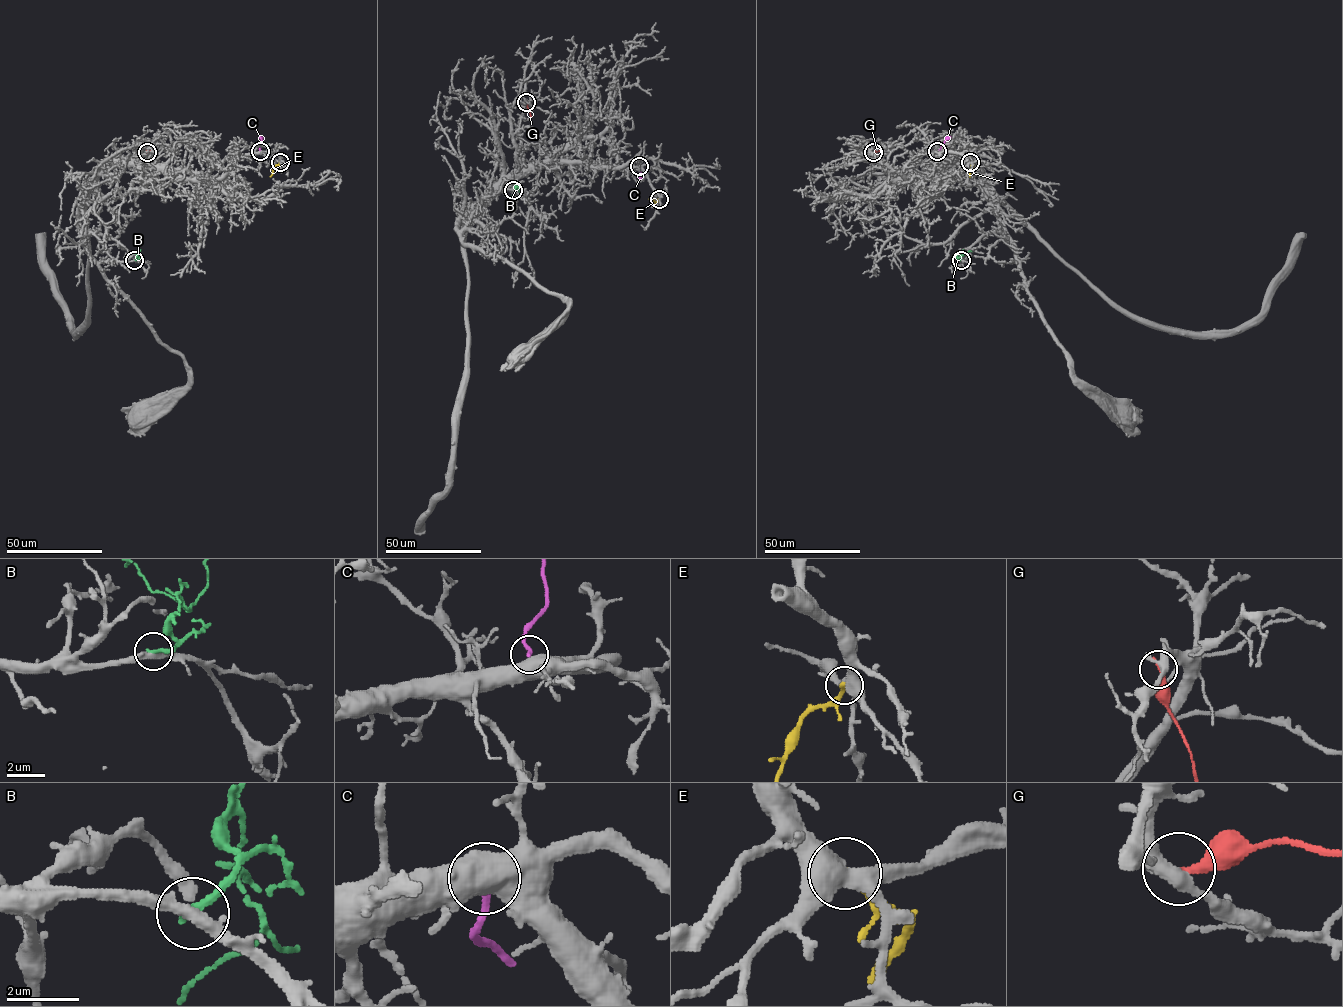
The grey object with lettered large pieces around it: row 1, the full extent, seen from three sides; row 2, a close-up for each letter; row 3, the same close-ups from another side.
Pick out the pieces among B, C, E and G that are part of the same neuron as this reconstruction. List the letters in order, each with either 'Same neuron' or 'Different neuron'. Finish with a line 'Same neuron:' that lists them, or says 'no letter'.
B: Different neuron
C: Different neuron
E: Same neuron
G: Different neuron
Same neuron: E

